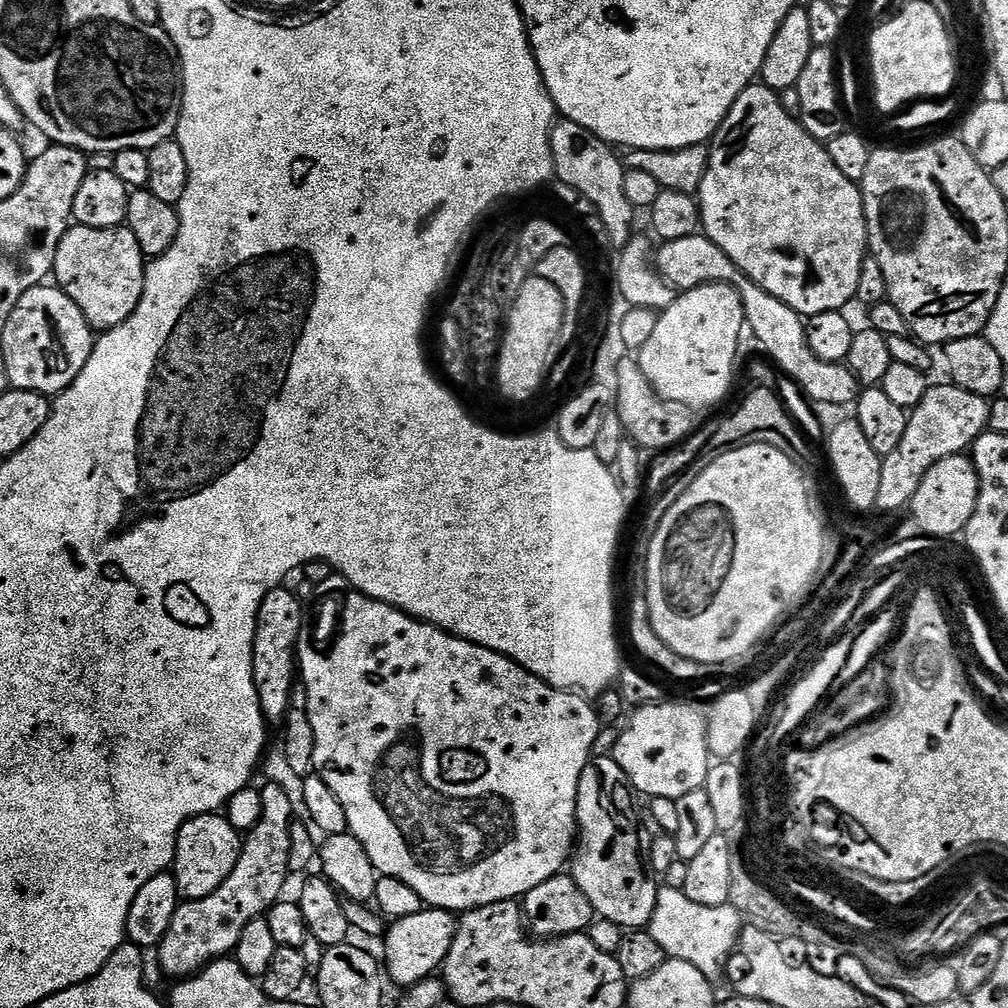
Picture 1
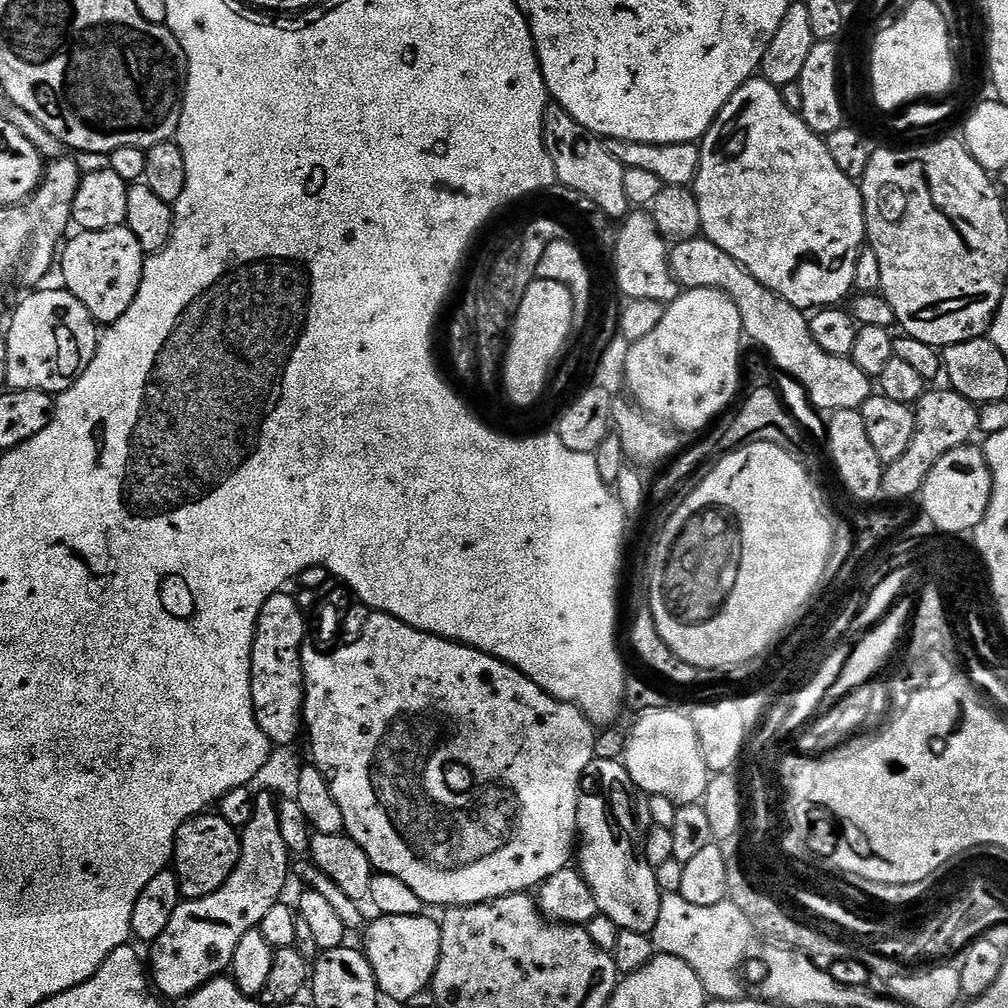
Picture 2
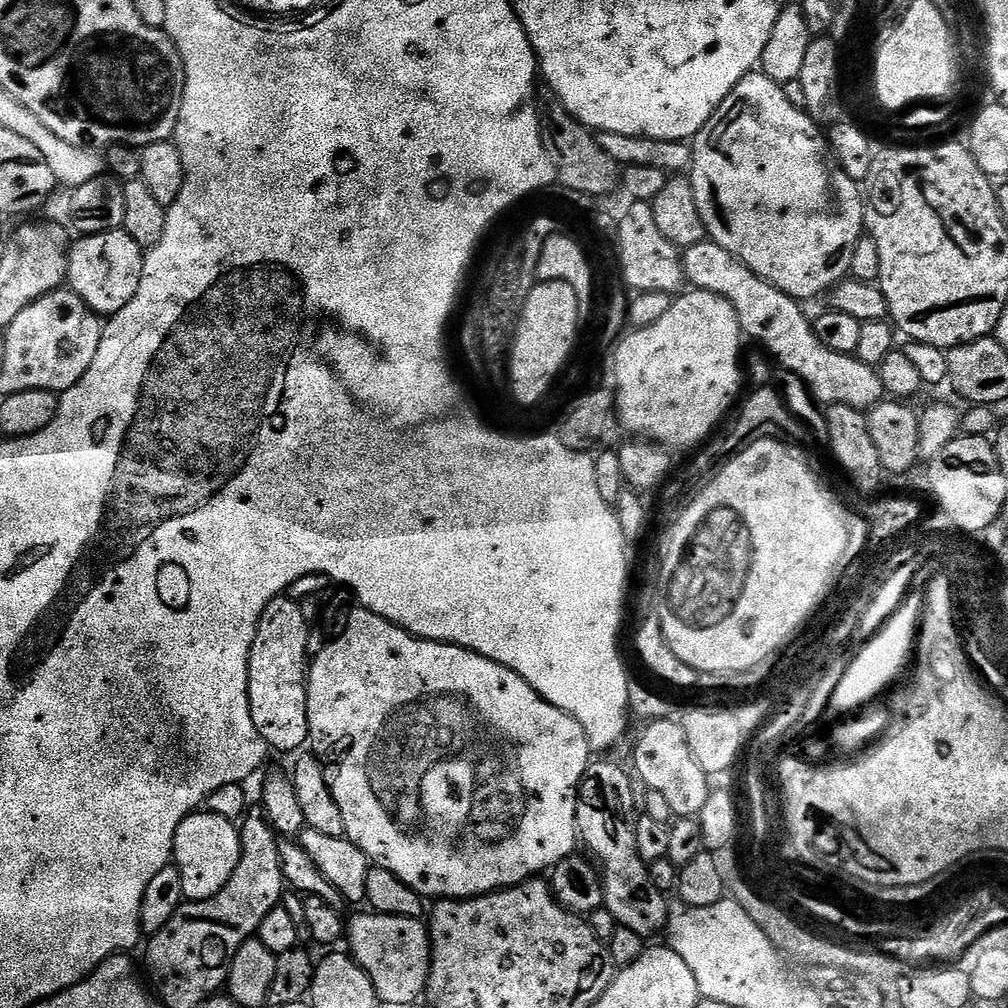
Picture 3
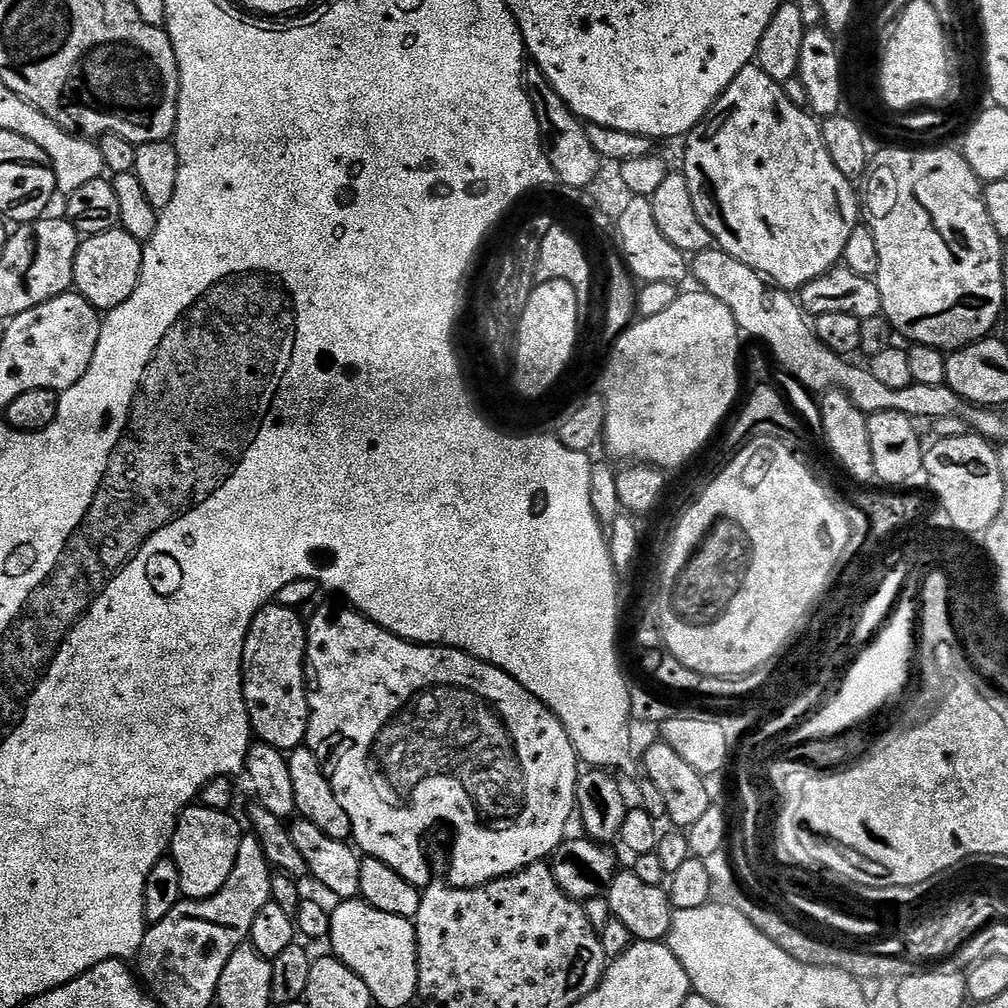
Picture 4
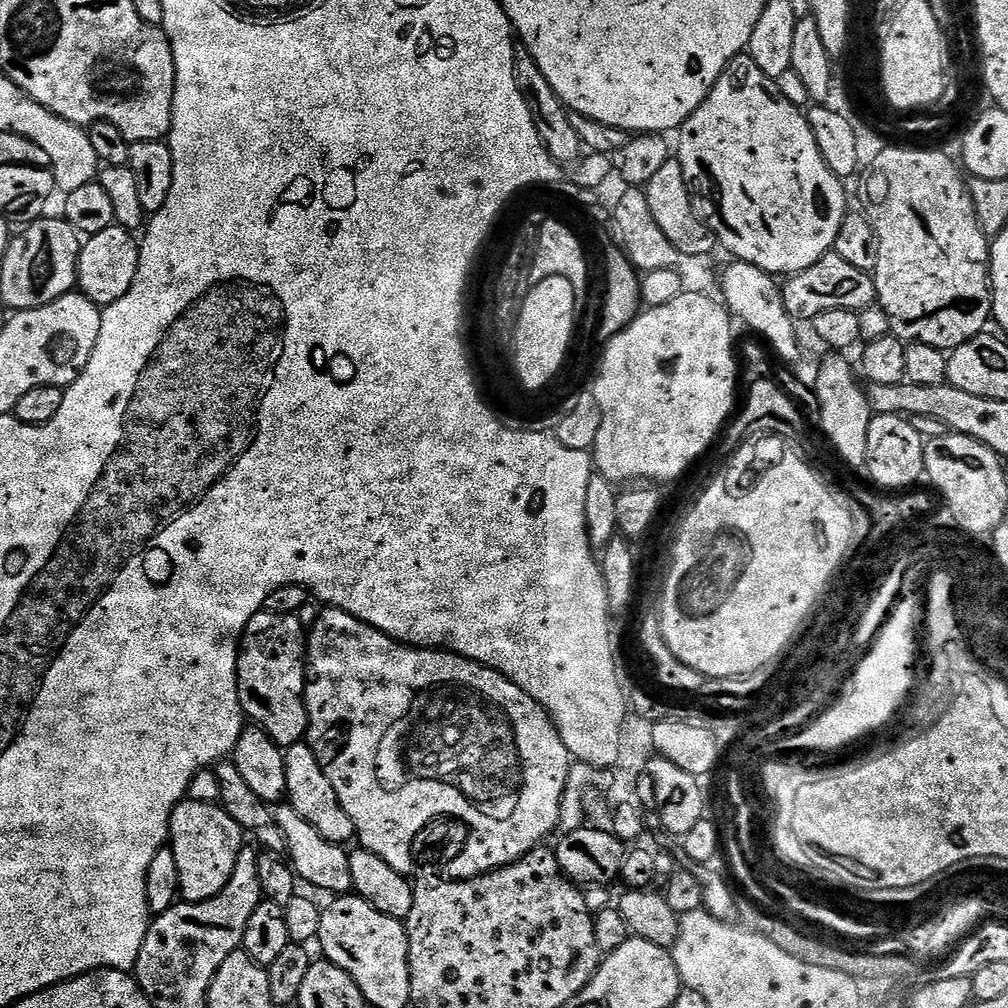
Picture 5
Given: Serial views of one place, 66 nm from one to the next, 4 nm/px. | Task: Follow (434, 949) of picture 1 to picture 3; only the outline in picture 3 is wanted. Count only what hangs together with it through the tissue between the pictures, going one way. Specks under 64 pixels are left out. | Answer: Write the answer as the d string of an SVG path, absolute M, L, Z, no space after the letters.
M364 910L361 916L349 919L346 924L346 944L352 959L358 961L362 970L374 982L374 990L381 1001L388 1004L412 1004L425 995L428 986L428 971L432 961L432 941L425 921L411 916L382 916L378 912Z

